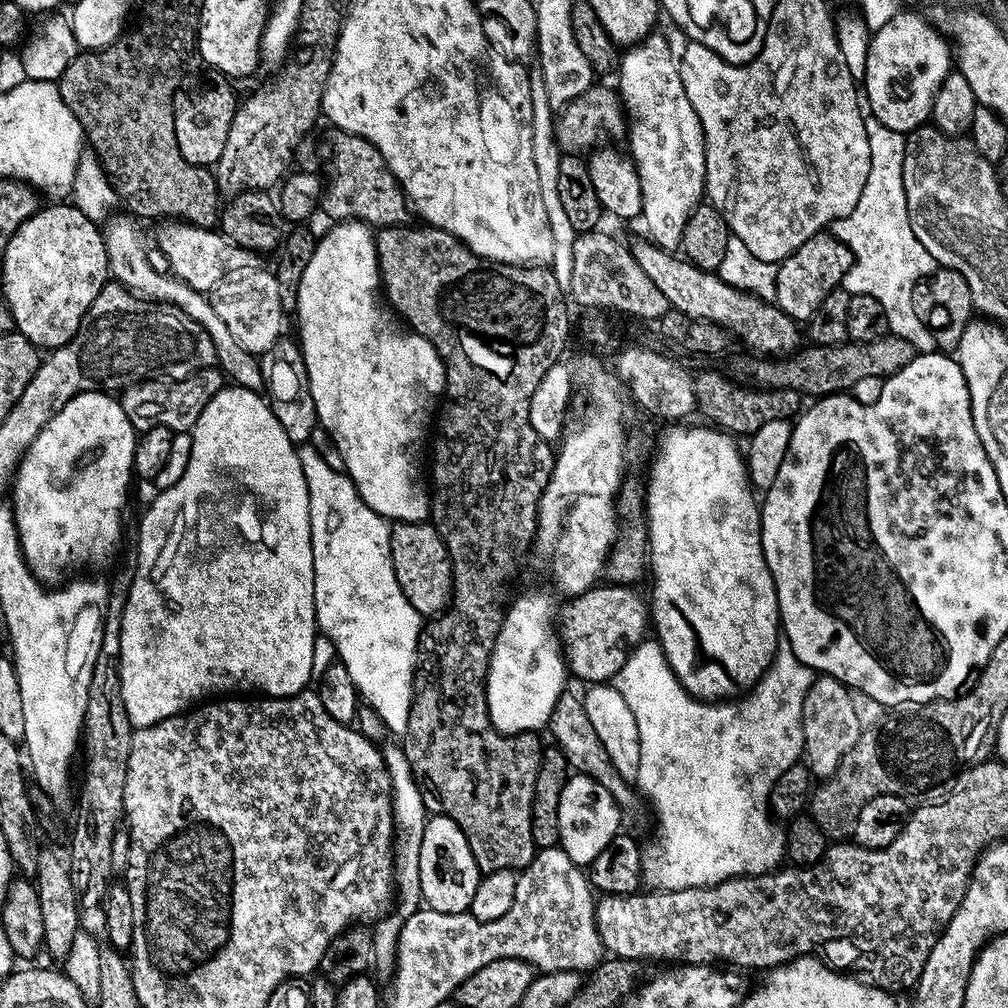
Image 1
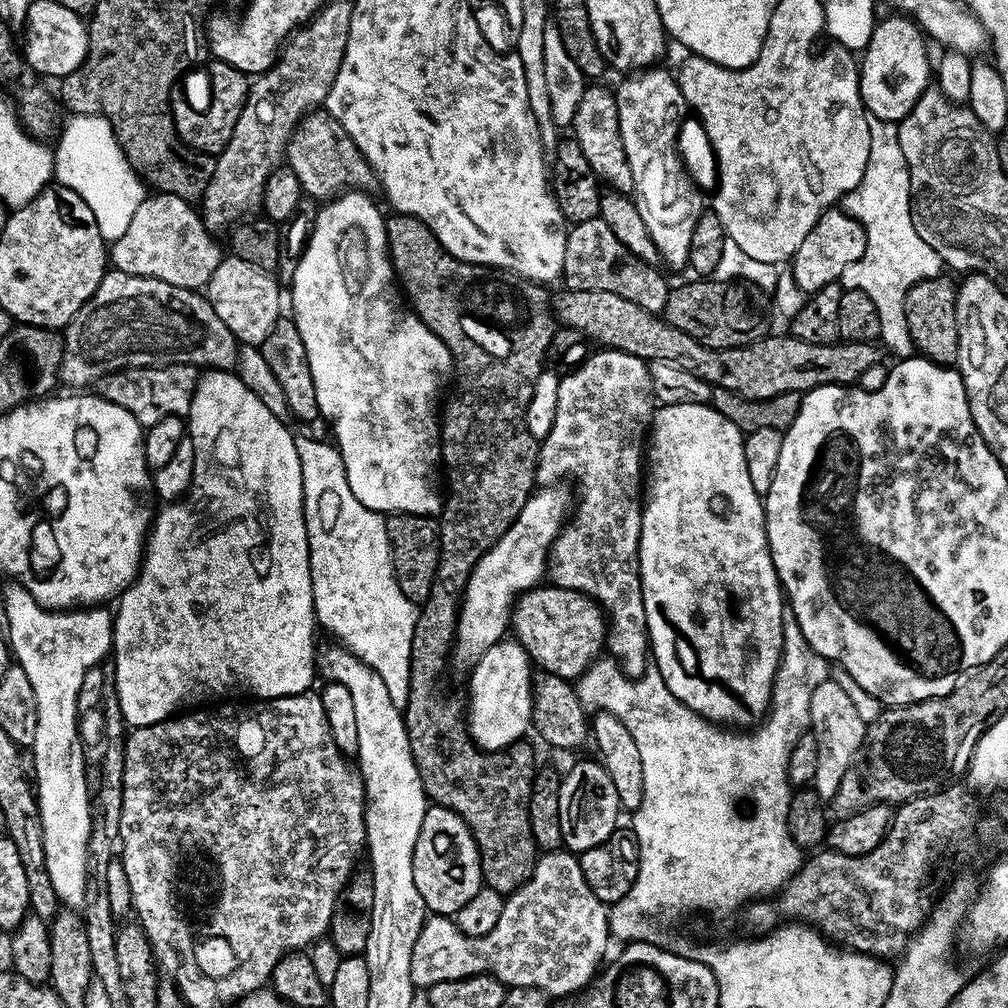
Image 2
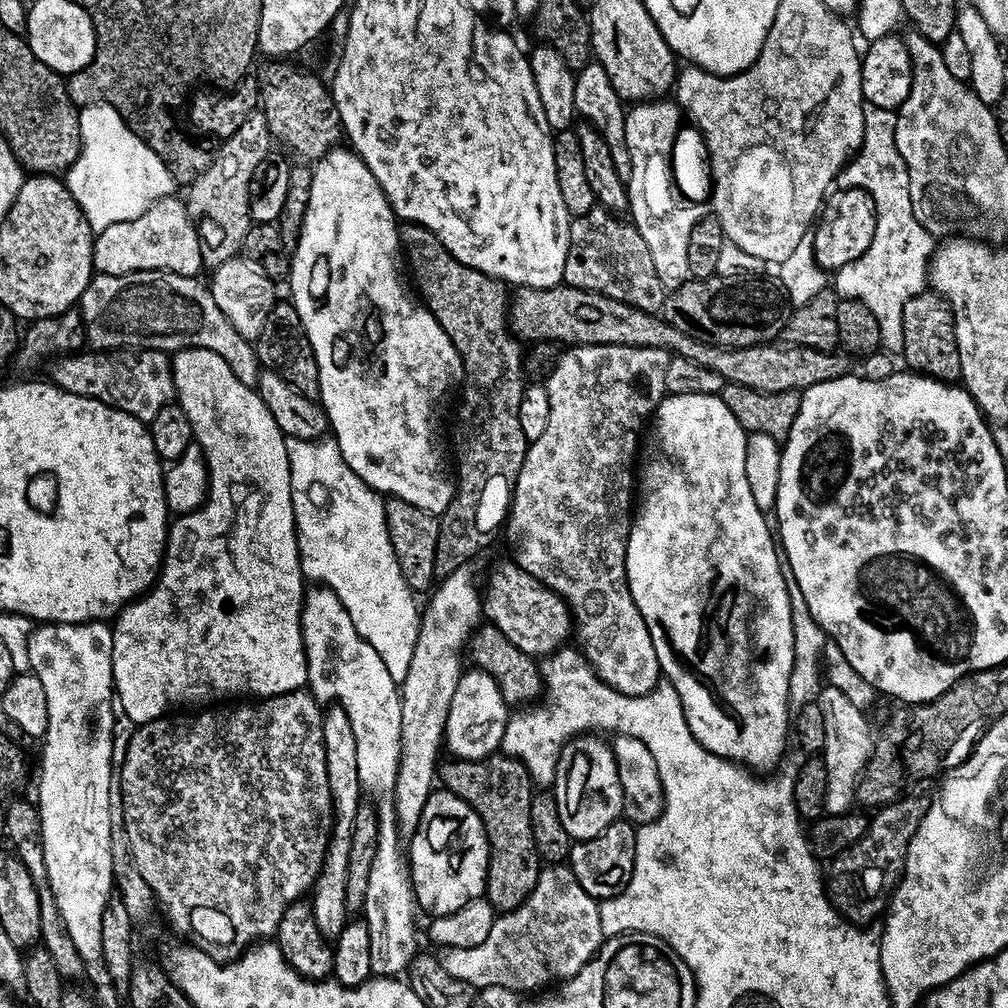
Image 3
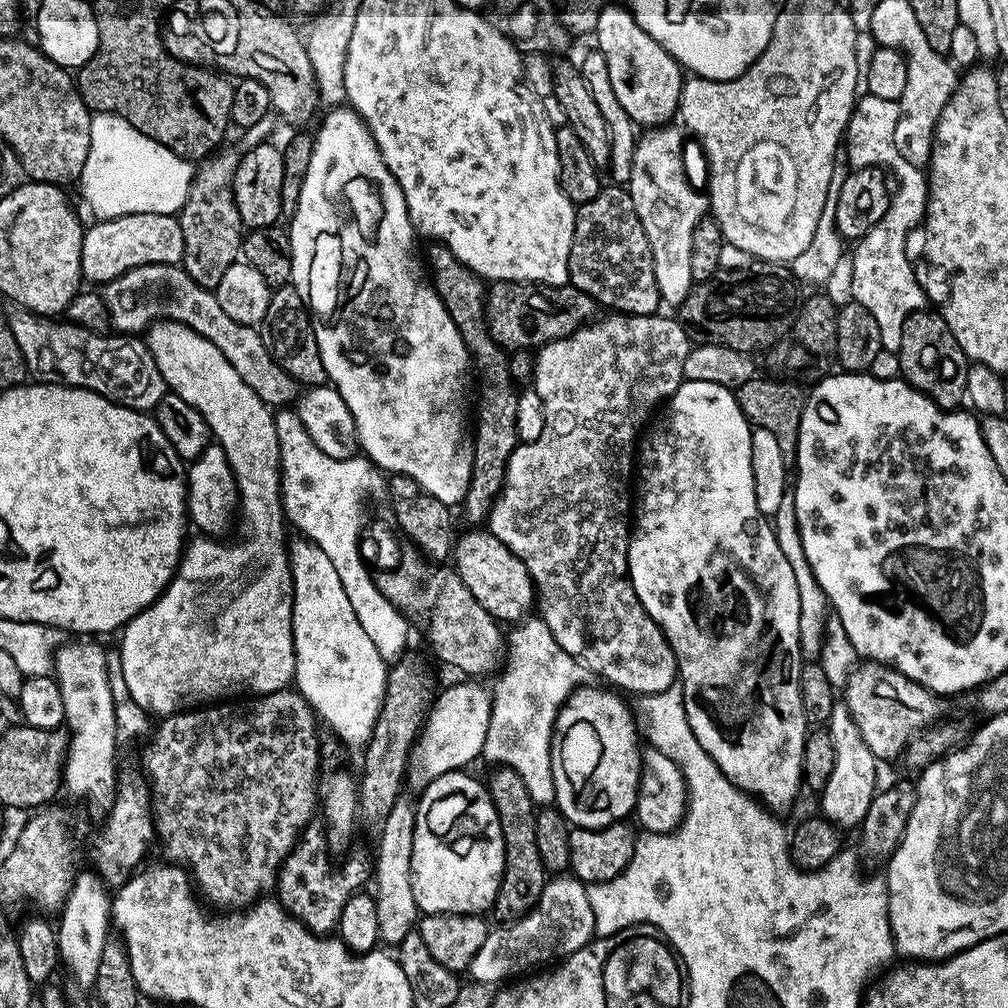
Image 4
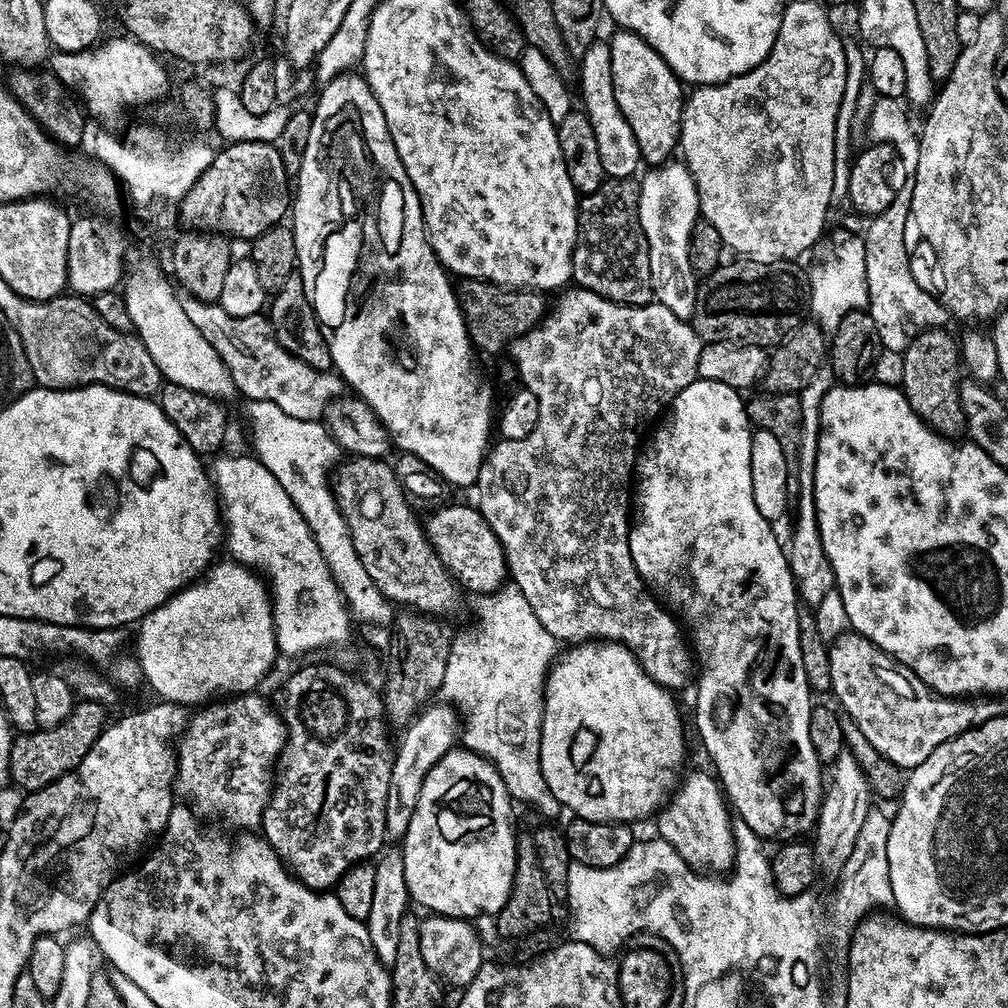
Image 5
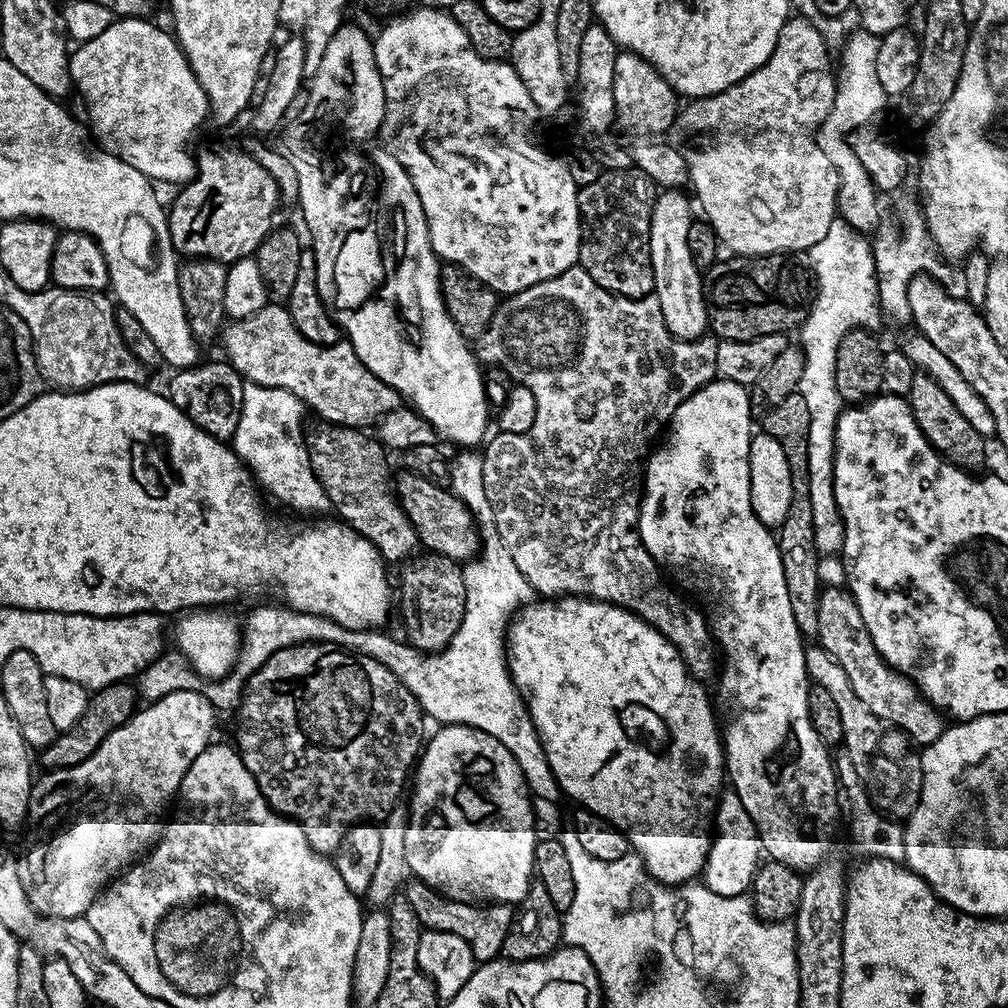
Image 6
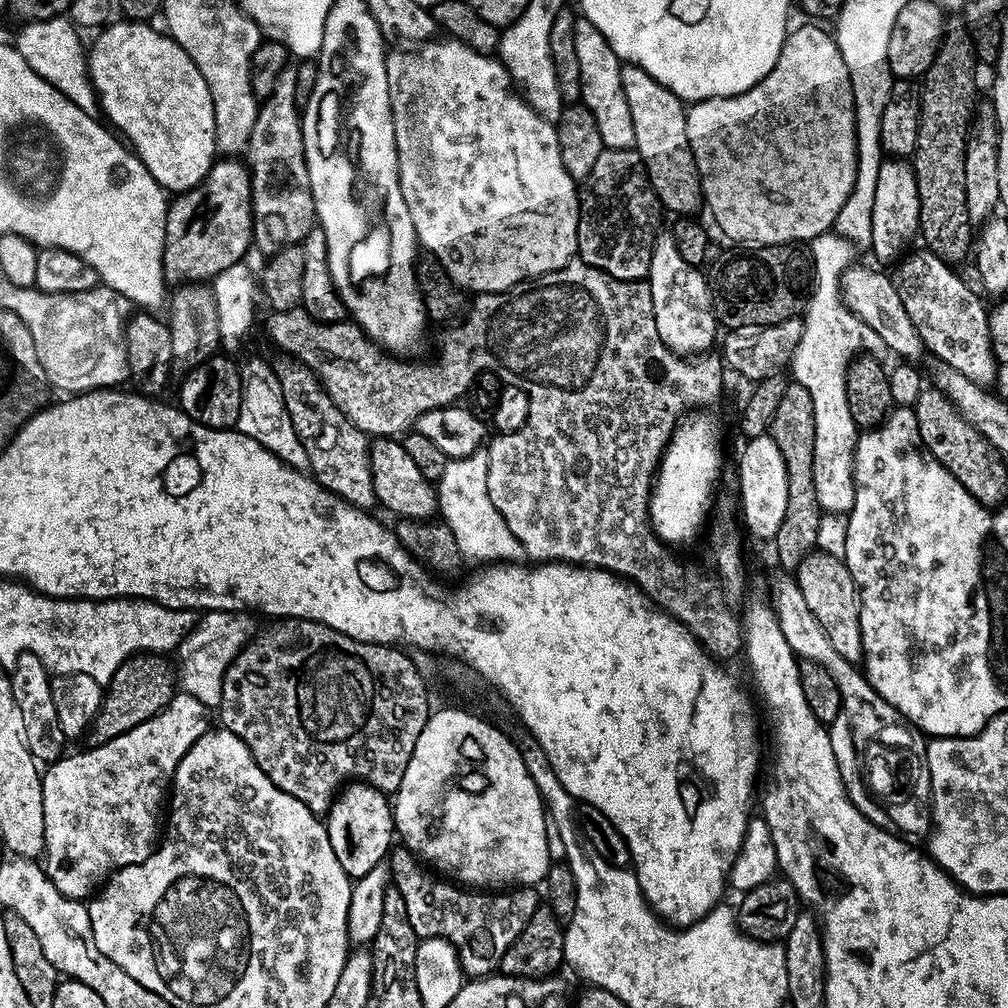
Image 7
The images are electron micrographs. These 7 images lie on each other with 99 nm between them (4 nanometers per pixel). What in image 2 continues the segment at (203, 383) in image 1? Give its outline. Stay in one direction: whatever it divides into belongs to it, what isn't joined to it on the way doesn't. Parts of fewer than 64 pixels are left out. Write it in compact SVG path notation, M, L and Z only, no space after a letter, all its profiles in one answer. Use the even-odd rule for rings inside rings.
M161 364L159 368L119 368L98 381L99 395L130 410L145 429L154 426L164 416L187 417L192 401L192 389L198 379L194 364ZM136 388L140 393L136 396Z

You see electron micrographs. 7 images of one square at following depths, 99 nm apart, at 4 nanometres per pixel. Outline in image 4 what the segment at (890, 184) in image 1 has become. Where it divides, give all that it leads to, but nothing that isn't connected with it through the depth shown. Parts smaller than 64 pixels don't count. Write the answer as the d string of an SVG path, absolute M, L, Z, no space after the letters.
M870 98L868 104L870 107L866 110L867 120L862 124L862 133L851 131L848 136L848 163L851 169L874 167L876 165L883 166L890 170L896 171L896 176L900 179L900 185L894 188L891 193L891 207L888 213L881 218L880 223L874 225L868 233L866 233L855 245L856 253L850 256L852 265L852 290L851 299L855 303L866 306L866 310L870 310L870 314L874 314L874 318L880 327L880 347L899 353L900 343L902 342L902 326L904 319L911 316L913 312L923 309L924 292L920 289L920 284L916 281L916 276L912 273L912 264L908 261L908 256L903 252L904 235L911 230L912 227L919 225L923 221L926 205L928 203L928 181L921 169L915 164L908 163L903 159L900 152L896 148L894 142L894 130L898 126L898 118L900 117L900 101L891 100L890 98Z

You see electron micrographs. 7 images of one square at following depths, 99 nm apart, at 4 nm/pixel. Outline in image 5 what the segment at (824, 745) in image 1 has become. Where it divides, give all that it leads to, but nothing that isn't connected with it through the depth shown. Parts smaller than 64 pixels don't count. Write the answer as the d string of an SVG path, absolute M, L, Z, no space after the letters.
M844 750L835 763L831 765L832 781L827 781L824 795L820 802L820 813L814 829L814 851L816 863L831 874L839 873L848 856L854 854L854 842L858 842L858 830L862 830L862 822L866 822L873 807L874 793L868 787L868 775L860 767L856 757Z

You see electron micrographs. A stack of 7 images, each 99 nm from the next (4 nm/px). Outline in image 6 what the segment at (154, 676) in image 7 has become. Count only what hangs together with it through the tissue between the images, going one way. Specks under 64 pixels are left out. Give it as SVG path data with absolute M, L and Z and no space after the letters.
M121 682L95 689L88 697L86 710L82 710L82 718L78 718L78 722L74 722L70 730L59 733L56 741L39 753L41 769L73 768L78 762L86 762L86 758L90 758L90 754L94 754L94 750L102 746L106 737L114 734L118 726L122 726L131 718L137 704L138 693L131 683Z

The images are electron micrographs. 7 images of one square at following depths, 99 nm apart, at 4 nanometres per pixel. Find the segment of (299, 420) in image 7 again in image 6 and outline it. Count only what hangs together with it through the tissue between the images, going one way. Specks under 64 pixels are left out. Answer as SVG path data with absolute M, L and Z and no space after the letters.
M327 422L319 426L313 432L311 429L306 443L310 466L322 490L326 490L331 511L336 511L333 513L359 536L366 537L384 561L407 561L417 551L418 541L414 526L396 500L394 476L388 473L389 453L384 445L360 428Z

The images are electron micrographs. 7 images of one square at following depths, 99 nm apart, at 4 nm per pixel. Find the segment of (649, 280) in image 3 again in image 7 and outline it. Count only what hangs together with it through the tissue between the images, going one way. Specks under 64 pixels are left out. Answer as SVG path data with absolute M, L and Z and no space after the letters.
M605 148L594 170L579 185L580 221L576 231L579 259L616 279L643 280L650 270L652 247L660 228L662 205L635 148Z

